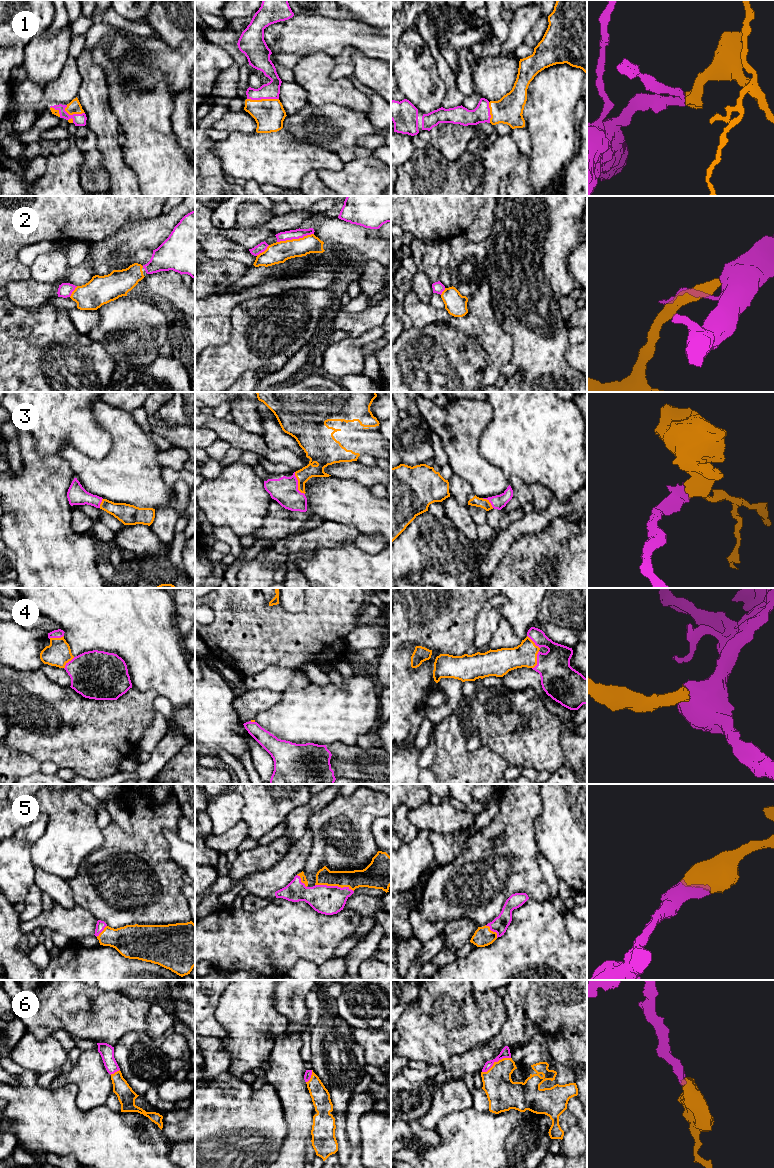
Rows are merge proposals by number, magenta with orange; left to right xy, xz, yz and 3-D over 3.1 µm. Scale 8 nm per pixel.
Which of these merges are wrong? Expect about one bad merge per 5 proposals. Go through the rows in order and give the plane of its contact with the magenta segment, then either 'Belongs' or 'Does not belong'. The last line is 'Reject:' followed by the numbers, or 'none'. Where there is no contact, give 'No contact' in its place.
1: Touches magenta in xz. Belongs
2: Touches magenta in xz. Belongs
3: Touches magenta in xz. Belongs
4: Touches magenta in yz. Belongs
5: Touches magenta in xz. Belongs
6: Touches magenta in yz. Belongs
Reject: none

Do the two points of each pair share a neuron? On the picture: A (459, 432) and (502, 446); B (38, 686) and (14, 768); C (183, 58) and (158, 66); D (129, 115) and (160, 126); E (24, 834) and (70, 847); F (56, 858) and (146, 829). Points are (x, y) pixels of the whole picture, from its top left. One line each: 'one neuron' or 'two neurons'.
A: two neurons
B: two neurons
C: one neuron
D: one neuron
E: two neurons
F: two neurons

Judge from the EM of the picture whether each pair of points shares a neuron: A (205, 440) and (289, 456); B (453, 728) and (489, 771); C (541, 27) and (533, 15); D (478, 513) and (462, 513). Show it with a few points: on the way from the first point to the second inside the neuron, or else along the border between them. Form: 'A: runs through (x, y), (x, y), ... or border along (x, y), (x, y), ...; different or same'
A: border along (205, 427), (212, 430), (218, 438); different
B: runs through (453, 741), (476, 766); same
C: border along (544, 15), (537, 21), (524, 40); different
D: border along (466, 506), (469, 515), (477, 524); different

